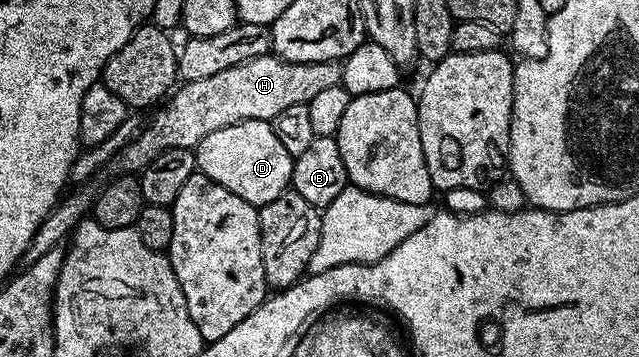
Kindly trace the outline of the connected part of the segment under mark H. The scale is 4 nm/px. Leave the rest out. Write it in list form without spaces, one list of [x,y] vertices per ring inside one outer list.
[[[269,55],[250,59],[246,63],[238,63],[238,67],[229,67],[226,71],[217,71],[216,74],[209,75],[207,79],[185,81],[155,110],[157,113],[153,115],[152,122],[145,129],[143,126],[120,152],[115,153],[108,160],[107,172],[110,171],[109,174],[112,175],[138,175],[155,157],[162,155],[162,151],[170,151],[174,147],[195,150],[196,145],[202,143],[206,135],[210,135],[210,131],[222,131],[222,127],[230,127],[234,123],[243,121],[272,122],[281,111],[286,111],[286,107],[308,106],[310,99],[314,99],[314,95],[319,95],[321,91],[339,85],[341,79],[340,61],[290,63],[283,61],[281,57]]]

